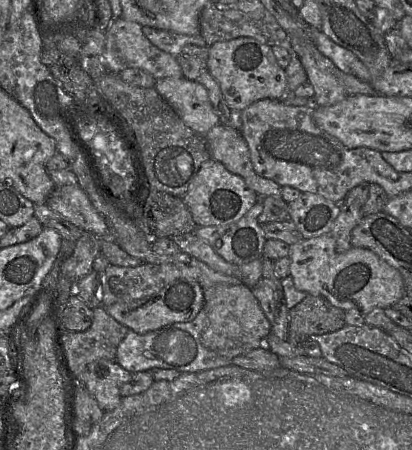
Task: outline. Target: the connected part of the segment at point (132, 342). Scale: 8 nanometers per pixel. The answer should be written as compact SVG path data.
M202 309L190 322L174 323L146 334L137 334L128 330L118 345L115 361L130 373L152 369L173 369L179 373L193 373L232 365L232 359L248 352L243 349L212 351L201 343L201 335L206 326L206 314Z

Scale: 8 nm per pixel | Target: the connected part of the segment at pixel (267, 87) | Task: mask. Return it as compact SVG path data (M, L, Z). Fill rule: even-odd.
M251 37L210 45L207 70L218 82L230 110L242 111L259 100L283 99L288 94L285 70L278 64L272 48Z

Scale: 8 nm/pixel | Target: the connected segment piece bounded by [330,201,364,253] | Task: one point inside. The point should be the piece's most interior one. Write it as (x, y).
(349, 216)

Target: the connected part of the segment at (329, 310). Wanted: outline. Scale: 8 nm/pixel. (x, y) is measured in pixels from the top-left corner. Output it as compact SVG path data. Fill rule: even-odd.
M307 295L289 310L288 341L304 344L310 337L336 332L346 325L345 316L346 311L335 307L325 298Z

